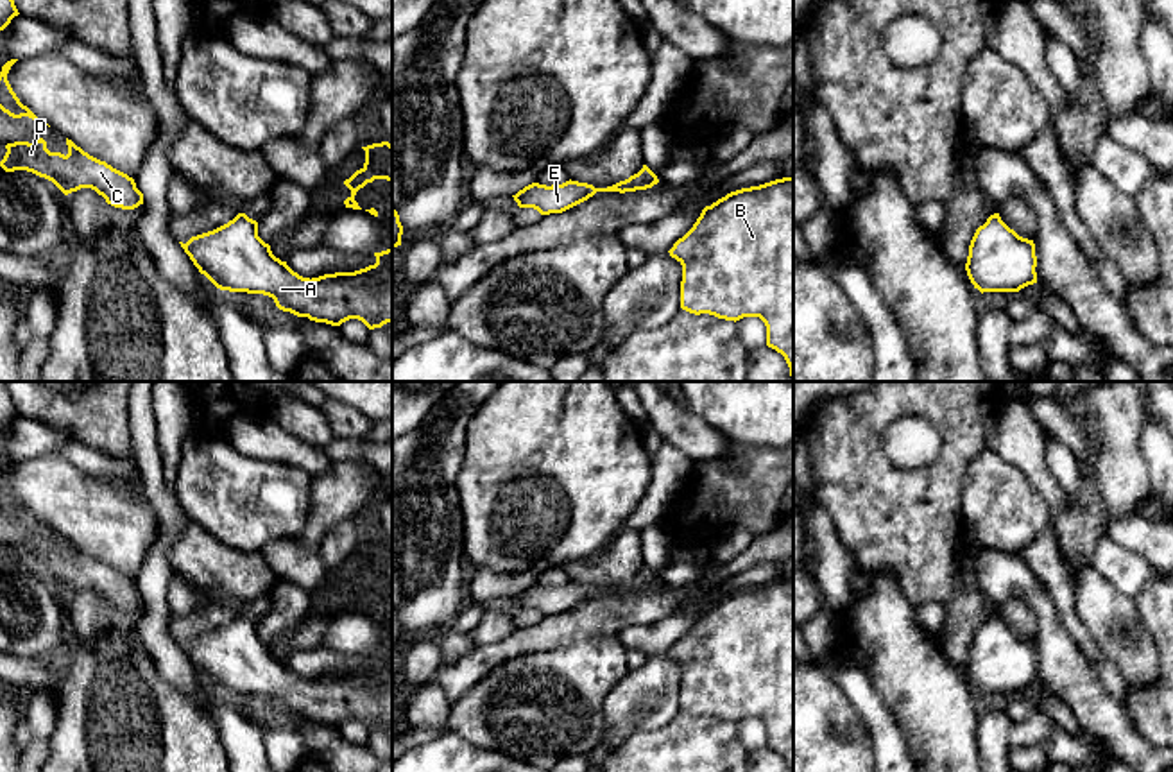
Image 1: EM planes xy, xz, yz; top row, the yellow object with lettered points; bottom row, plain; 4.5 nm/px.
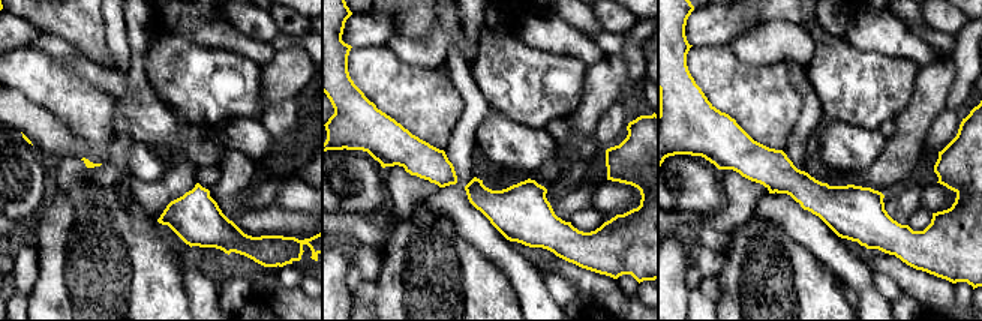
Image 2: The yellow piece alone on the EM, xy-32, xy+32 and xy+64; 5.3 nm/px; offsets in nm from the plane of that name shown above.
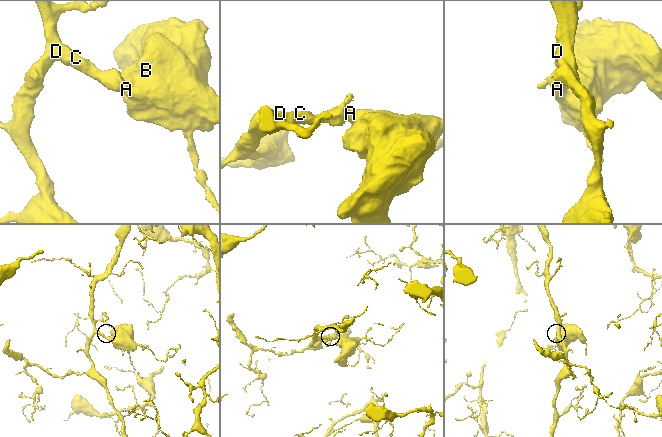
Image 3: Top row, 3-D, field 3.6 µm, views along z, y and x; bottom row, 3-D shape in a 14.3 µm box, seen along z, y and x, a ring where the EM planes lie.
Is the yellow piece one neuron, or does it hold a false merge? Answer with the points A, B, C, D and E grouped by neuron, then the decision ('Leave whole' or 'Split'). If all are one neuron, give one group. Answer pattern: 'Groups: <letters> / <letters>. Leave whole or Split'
Groups: A B C D E. Leave whole

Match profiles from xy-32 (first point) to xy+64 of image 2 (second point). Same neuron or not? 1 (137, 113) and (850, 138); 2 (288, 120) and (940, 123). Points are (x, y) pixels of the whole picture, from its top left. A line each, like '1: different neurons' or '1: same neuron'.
1: same neuron
2: same neuron

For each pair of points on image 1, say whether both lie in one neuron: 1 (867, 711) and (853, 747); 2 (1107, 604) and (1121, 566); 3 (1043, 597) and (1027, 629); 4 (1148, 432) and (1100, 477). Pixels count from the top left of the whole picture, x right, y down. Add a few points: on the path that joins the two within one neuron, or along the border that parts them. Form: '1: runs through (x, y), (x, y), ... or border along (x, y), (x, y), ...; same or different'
1: border along (839, 686), (865, 726), (876, 753); different
2: border along (1091, 566), (1134, 597); different
3: border along (1007, 597), (1018, 597), (1032, 609), (1034, 640); different
4: border along (1143, 414), (1139, 450), (1150, 482); different

